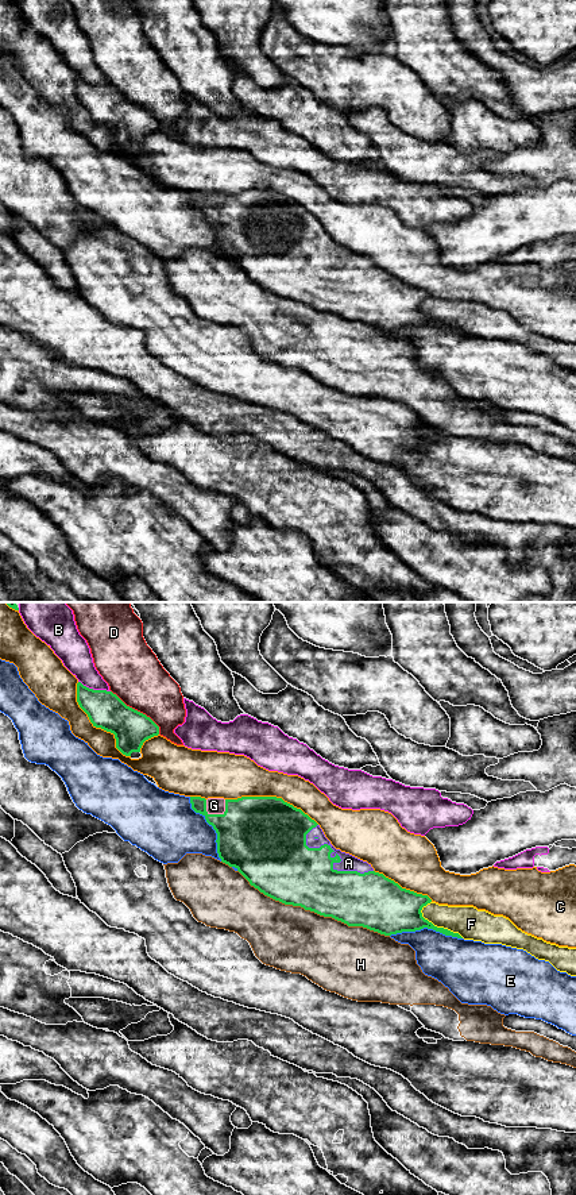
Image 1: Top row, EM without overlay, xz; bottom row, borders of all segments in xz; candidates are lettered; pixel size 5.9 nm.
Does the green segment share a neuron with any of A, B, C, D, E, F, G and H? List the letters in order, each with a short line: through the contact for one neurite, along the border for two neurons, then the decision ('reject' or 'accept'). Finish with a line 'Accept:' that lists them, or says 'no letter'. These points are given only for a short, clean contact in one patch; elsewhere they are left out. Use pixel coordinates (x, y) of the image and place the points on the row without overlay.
A: accept
B: reject
C: reject
D: reject
E: reject
F: reject
G: line xz (248, 227), (227, 211), (211, 209), (213, 200); accept
H: reject
Accept: A, G

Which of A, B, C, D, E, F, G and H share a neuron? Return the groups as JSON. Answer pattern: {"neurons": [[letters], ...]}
{"neurons": [["A", "G"], ["B"], ["C"], ["D"], ["E"], ["F"], ["H"]]}

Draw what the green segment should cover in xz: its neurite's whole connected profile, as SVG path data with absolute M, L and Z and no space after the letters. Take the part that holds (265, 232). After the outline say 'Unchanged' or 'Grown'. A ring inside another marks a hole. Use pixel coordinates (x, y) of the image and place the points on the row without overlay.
M190 192L190 198L216 225L221 257L235 262L251 281L275 296L384 331L428 323L463 334L459 328L437 323L422 312L422 302L432 297L428 290L402 284L383 269L375 267L367 257L336 244L314 215L282 193Z. Grown

